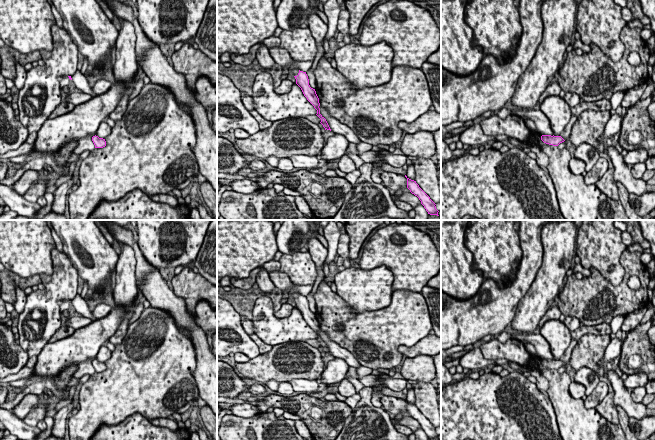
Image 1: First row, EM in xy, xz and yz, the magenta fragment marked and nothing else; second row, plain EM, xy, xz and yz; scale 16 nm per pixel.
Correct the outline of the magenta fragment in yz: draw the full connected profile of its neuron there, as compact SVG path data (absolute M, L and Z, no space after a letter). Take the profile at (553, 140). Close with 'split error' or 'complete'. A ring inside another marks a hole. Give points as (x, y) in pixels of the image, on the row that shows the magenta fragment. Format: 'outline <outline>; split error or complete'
outline M542 135L541 140L549 145L558 146L560 143L565 140L561 136L551 136L551 135Z; complete

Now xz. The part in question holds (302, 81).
outline M292 69L291 74L294 75L296 79L296 84L301 88L304 96L307 98L307 100L314 106L314 108L317 110L317 116L321 119L321 124L325 128L325 130L330 130L330 127L326 121L326 119L320 114L320 103L319 98L316 94L315 89L311 88L309 85L309 79L306 74L306 72L300 71L298 69Z; split error

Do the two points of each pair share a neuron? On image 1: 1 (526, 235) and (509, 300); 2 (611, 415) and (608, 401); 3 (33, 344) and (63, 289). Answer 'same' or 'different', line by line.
1: same
2: same
3: same

